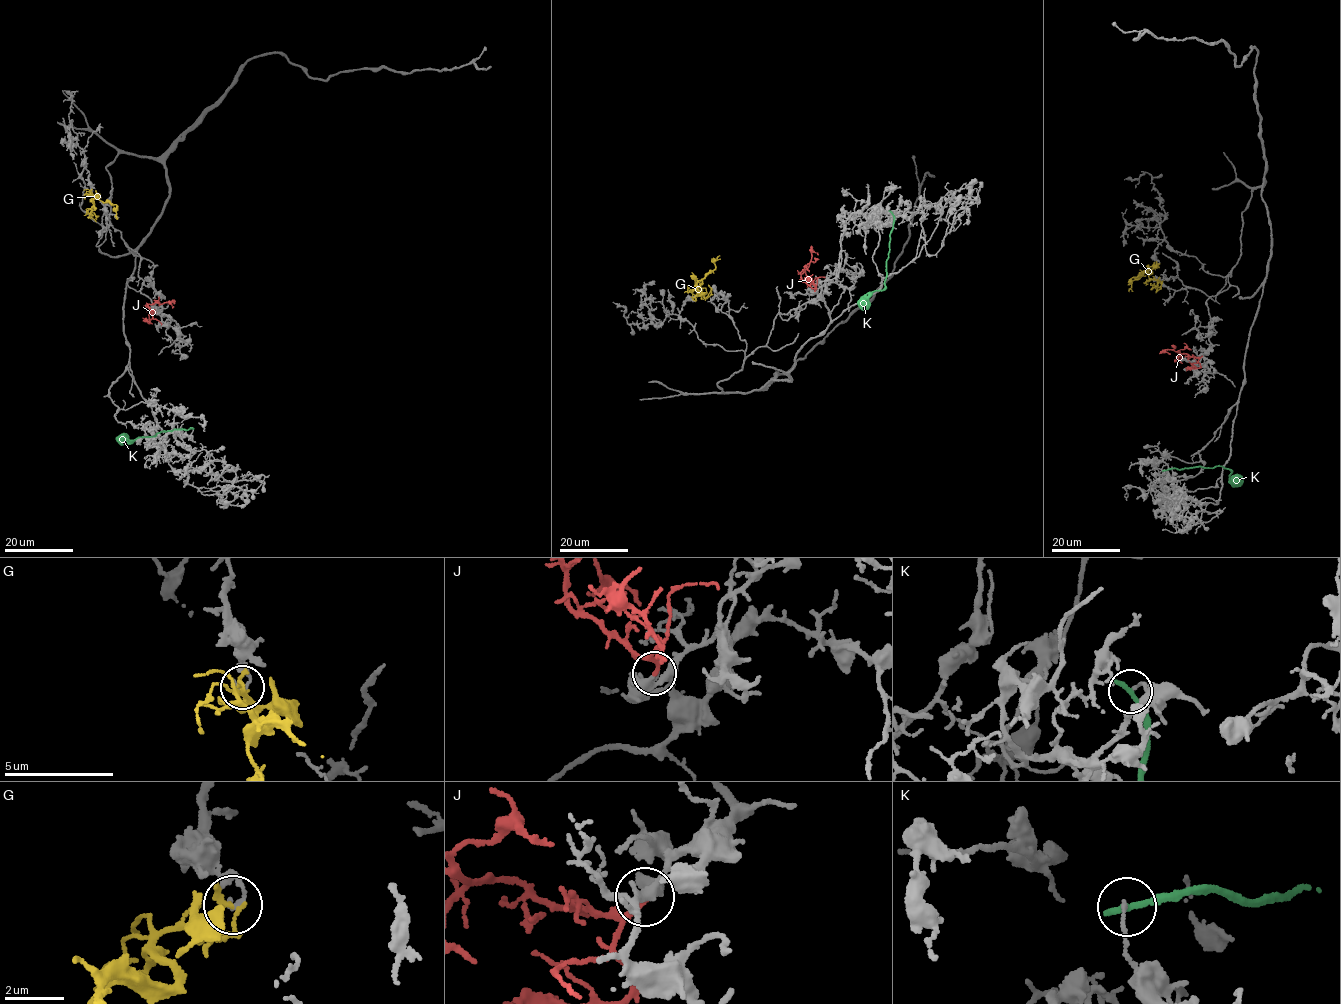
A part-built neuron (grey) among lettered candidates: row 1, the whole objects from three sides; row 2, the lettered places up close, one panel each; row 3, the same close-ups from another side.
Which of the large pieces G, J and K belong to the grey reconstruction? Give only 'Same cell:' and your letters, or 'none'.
Same cell: J

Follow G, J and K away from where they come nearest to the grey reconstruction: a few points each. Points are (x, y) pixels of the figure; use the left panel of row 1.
G: (91, 191), (93, 199), (97, 197), (118, 205), (117, 219)
J: (153, 313), (150, 314), (146, 305), (169, 301), (172, 308)
K: (192, 428), (160, 432), (149, 437), (139, 436), (131, 443), (119, 438)

